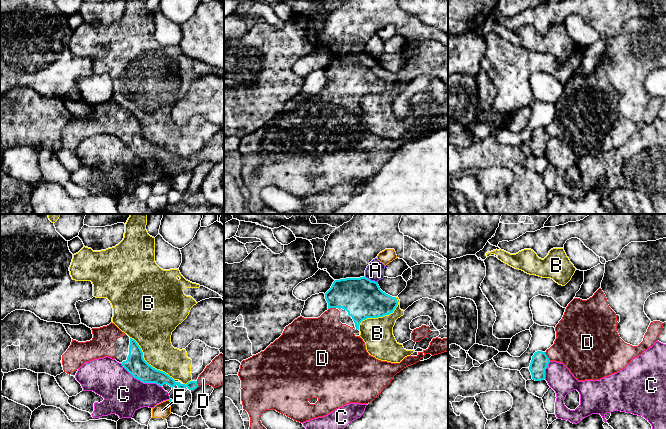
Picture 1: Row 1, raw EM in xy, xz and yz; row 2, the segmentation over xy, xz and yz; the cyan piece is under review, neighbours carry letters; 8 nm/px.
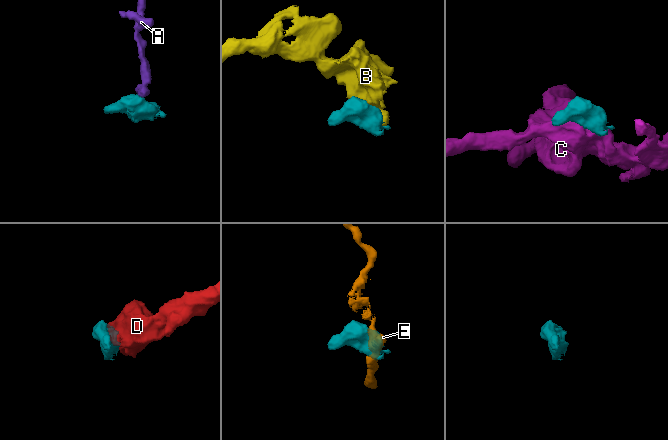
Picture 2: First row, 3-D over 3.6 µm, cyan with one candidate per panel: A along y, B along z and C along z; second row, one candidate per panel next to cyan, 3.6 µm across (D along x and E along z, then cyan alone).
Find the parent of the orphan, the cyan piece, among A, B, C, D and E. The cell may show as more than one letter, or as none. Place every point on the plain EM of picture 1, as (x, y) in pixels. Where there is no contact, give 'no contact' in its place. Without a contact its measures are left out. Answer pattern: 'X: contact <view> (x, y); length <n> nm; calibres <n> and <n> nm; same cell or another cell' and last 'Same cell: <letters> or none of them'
A: contact xz (370, 56); length 120 nm; calibres 320 and 140 nm; another cell
B: contact xy (147, 139); length 500 nm; calibres 160 and 280 nm; another cell
C: contact xy (141, 157); length 380 nm; calibres 160 and 320 nm; another cell
D: contact yz (546, 132); length 90 nm; calibres 140 and 340 nm; same cell
E: no contact; another cell
Same cell: D

